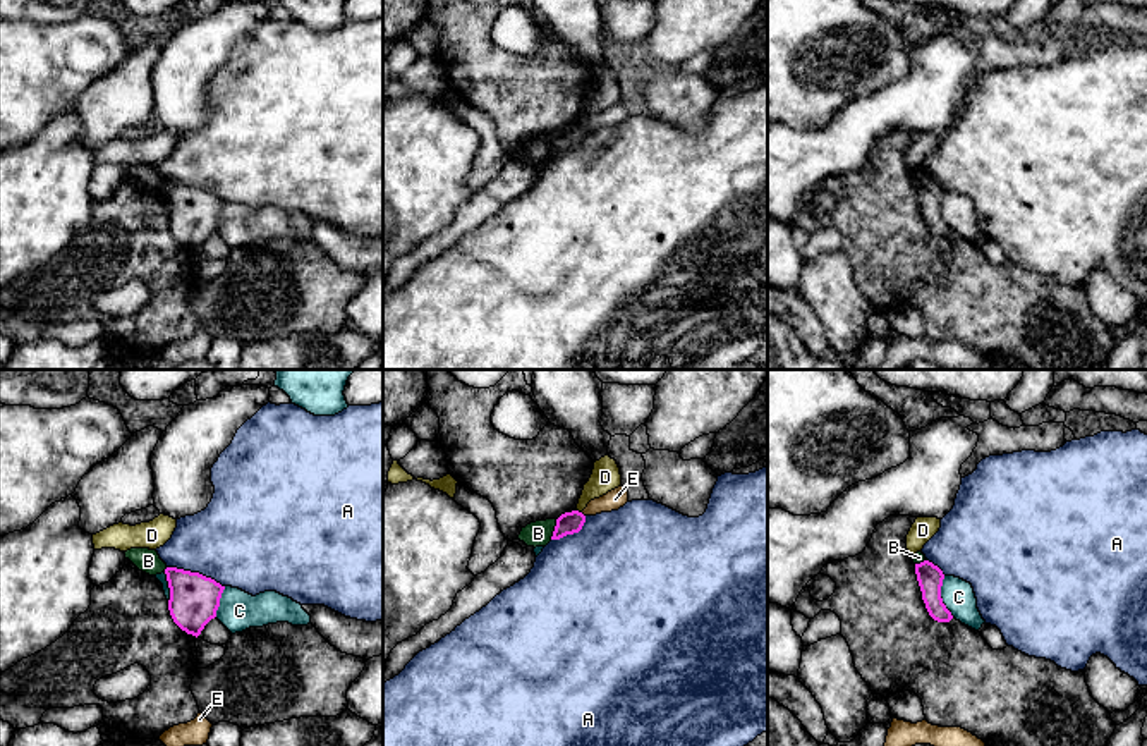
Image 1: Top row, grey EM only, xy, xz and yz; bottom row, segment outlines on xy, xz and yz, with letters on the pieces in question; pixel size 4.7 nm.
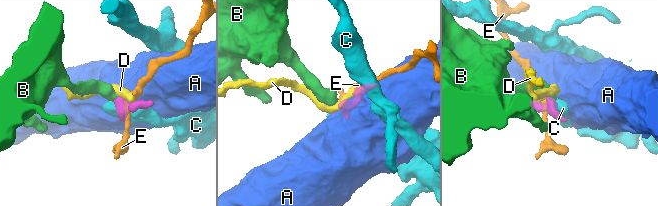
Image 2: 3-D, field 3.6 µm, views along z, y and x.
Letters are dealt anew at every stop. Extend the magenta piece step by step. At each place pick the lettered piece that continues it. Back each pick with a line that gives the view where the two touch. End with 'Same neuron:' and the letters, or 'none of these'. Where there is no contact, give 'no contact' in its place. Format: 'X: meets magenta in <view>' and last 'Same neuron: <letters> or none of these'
Same neuron: none of these

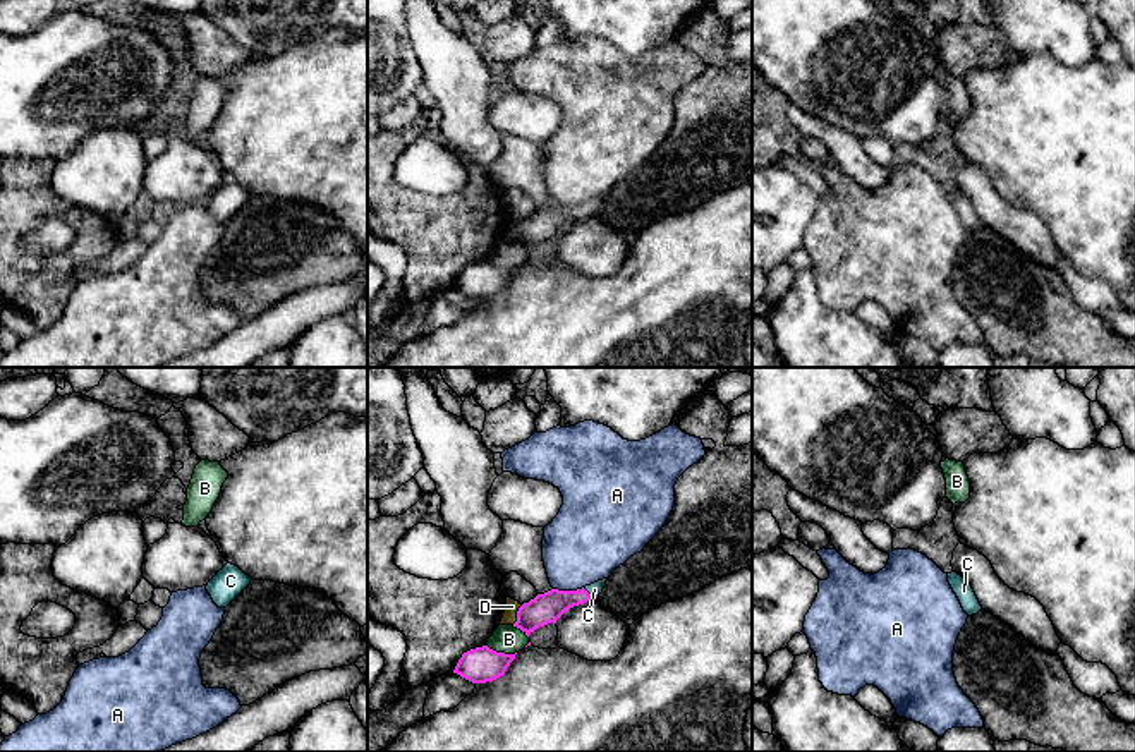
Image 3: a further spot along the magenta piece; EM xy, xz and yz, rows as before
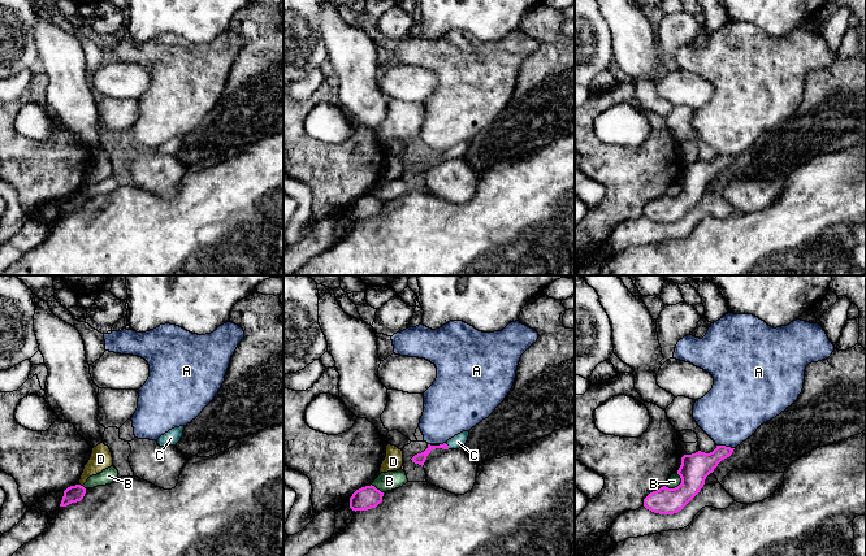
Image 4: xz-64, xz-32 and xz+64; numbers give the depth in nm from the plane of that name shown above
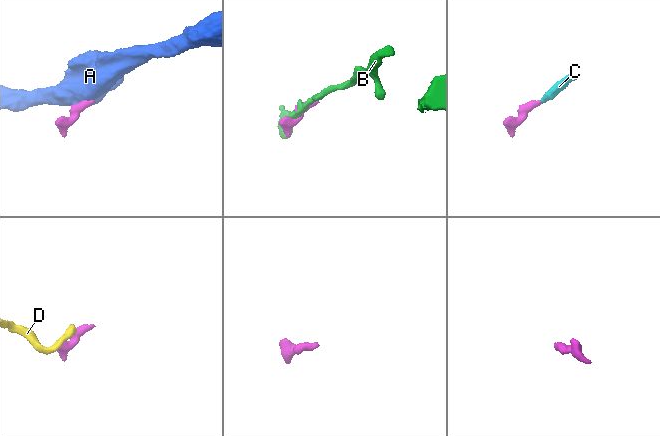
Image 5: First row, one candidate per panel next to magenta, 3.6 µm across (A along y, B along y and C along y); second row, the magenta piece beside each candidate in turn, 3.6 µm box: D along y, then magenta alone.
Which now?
C: meets magenta in xz
Same neuron: C

